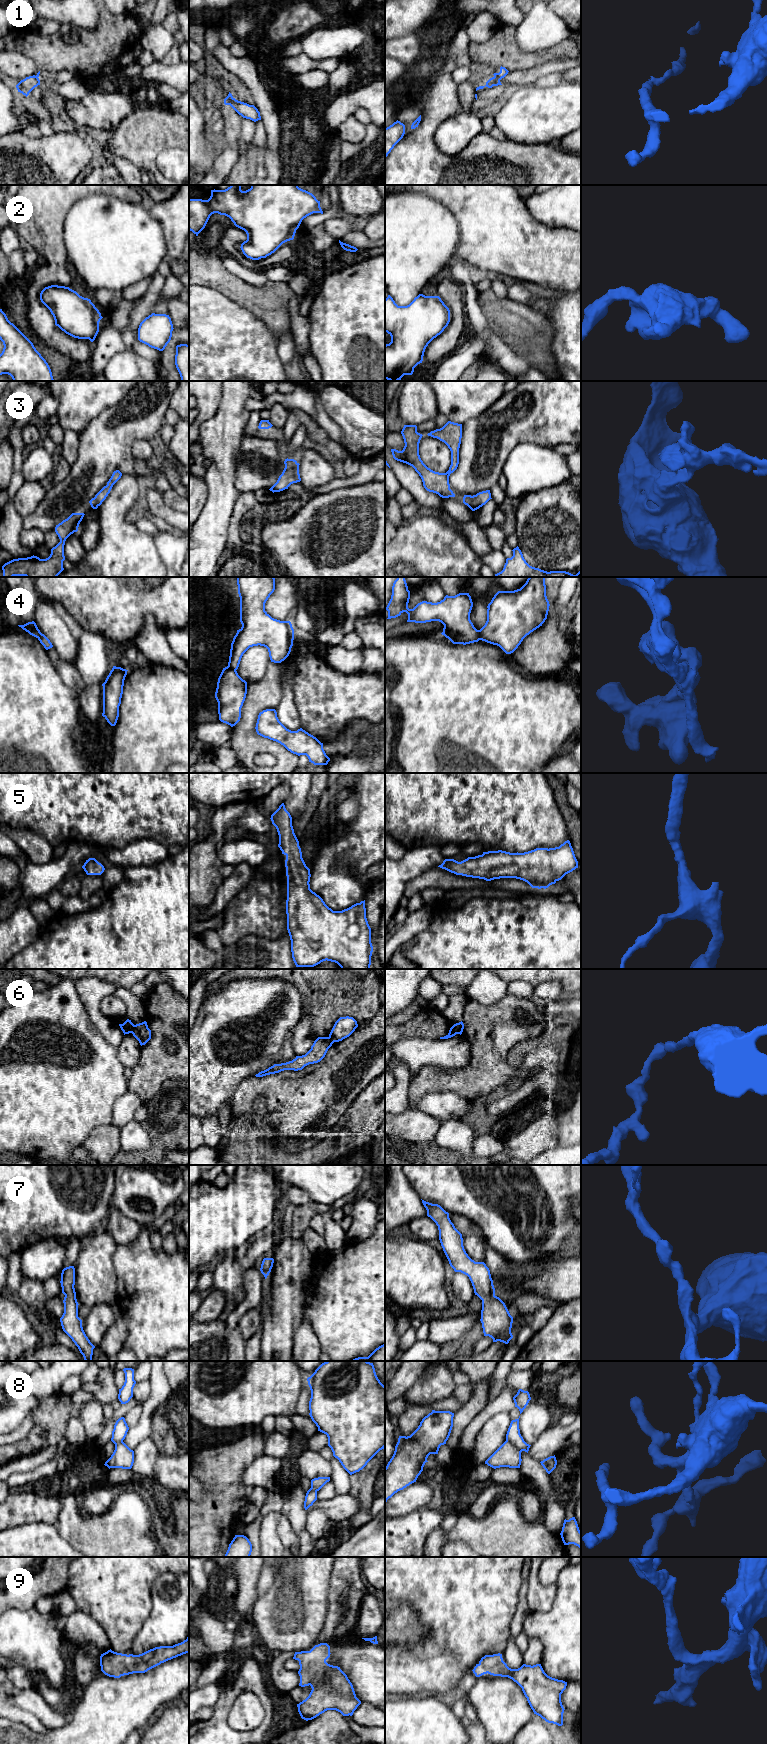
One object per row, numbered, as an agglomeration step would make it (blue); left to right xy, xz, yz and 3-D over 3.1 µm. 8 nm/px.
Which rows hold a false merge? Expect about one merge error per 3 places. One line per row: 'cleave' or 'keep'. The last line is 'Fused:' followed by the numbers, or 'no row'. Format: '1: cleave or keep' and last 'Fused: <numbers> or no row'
1: keep
2: keep
3: keep
4: cleave
5: keep
6: cleave
7: keep
8: cleave
9: keep
Fused: 4, 6, 8

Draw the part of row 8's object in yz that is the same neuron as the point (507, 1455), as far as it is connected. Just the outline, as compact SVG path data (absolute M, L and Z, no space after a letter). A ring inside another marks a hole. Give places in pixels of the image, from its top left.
M505 1441L486 1461L485 1464L496 1469L500 1467L520 1468L521 1452L511 1442Z

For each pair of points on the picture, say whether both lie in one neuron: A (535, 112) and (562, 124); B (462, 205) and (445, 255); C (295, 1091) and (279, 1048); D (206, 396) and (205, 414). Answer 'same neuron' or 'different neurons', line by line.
A: same neuron
B: different neurons
C: different neurons
D: same neuron

